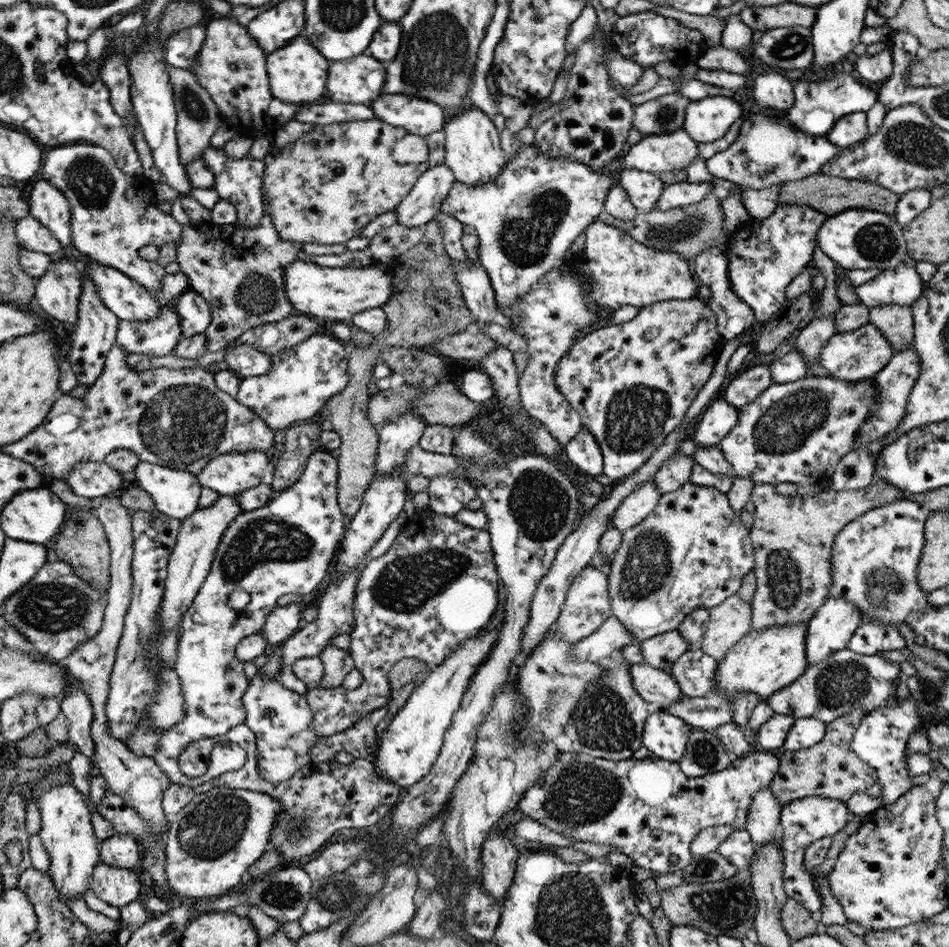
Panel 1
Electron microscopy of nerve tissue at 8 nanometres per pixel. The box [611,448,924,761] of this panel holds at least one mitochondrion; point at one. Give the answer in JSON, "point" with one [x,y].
{"point":[648,564]}

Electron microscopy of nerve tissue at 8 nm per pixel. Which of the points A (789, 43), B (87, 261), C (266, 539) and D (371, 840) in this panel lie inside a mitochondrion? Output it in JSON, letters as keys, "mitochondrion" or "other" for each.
{"A":"mitochondrion","B":"other","C":"mitochondrion","D":"other"}

